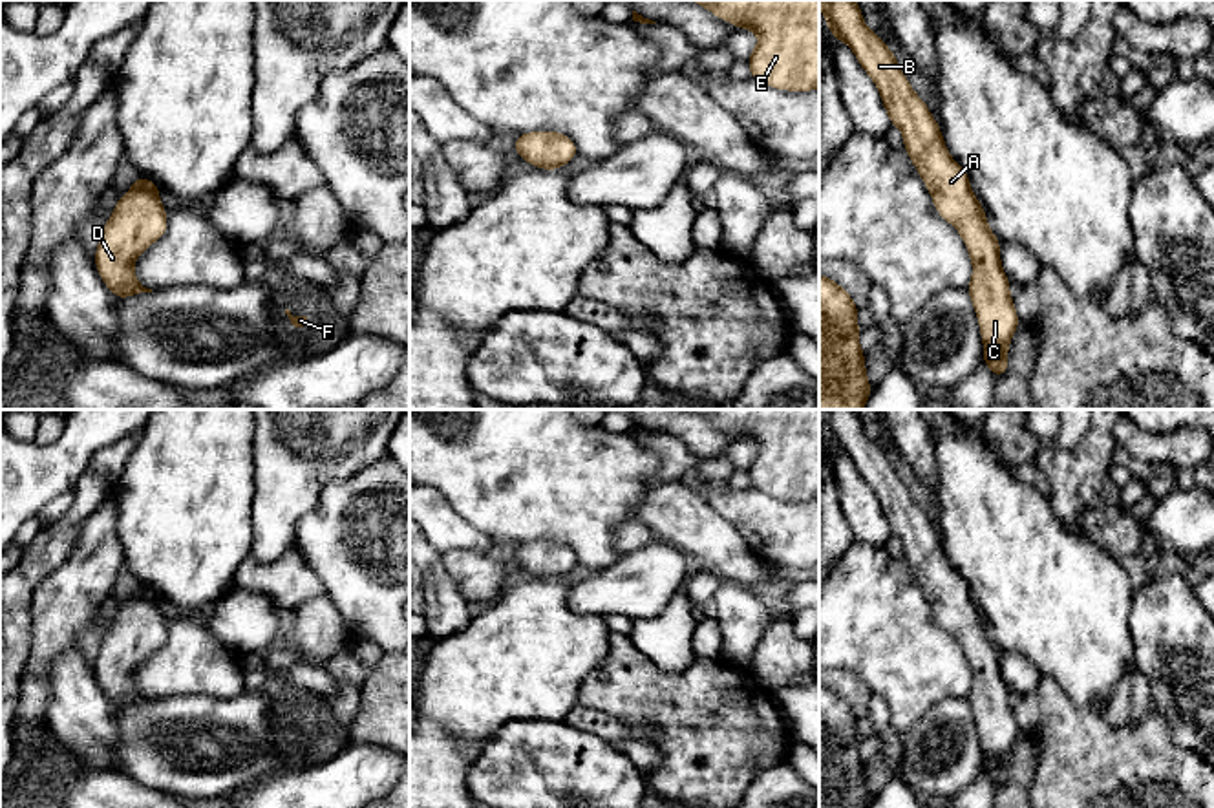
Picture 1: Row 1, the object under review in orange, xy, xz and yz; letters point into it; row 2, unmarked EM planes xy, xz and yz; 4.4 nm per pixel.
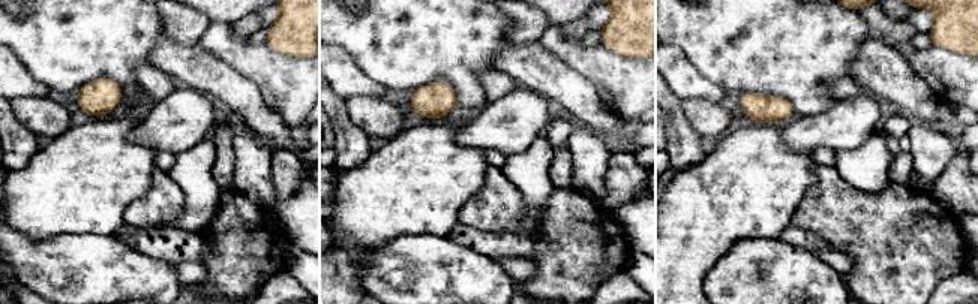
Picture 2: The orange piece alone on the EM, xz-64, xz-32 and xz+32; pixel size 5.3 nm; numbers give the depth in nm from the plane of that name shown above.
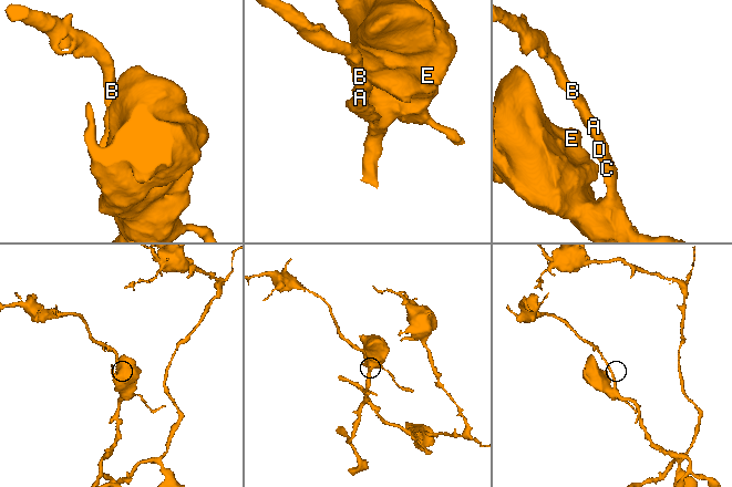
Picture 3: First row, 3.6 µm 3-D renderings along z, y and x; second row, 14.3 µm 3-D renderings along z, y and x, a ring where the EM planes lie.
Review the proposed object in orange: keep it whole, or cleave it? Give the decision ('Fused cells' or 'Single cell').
Single cell

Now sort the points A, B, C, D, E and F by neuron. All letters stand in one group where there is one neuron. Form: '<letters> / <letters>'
A B C D E F

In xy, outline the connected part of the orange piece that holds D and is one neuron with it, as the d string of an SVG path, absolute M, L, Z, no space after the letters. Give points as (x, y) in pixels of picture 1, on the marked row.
M137 175L104 223L95 250L95 267L119 300L152 292L133 276L133 261L166 232L168 214L159 201L159 194L161 190L150 179Z

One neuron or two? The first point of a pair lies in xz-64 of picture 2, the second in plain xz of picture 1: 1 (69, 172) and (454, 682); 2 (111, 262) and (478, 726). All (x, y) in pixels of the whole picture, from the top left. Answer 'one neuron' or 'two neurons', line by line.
1: one neuron
2: two neurons

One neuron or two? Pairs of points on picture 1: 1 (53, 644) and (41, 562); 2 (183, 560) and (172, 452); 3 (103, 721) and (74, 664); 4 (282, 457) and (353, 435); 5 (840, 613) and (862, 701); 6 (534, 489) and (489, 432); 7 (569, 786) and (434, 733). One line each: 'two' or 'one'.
1: two
2: one
3: one
4: one
5: two
6: one
7: two

